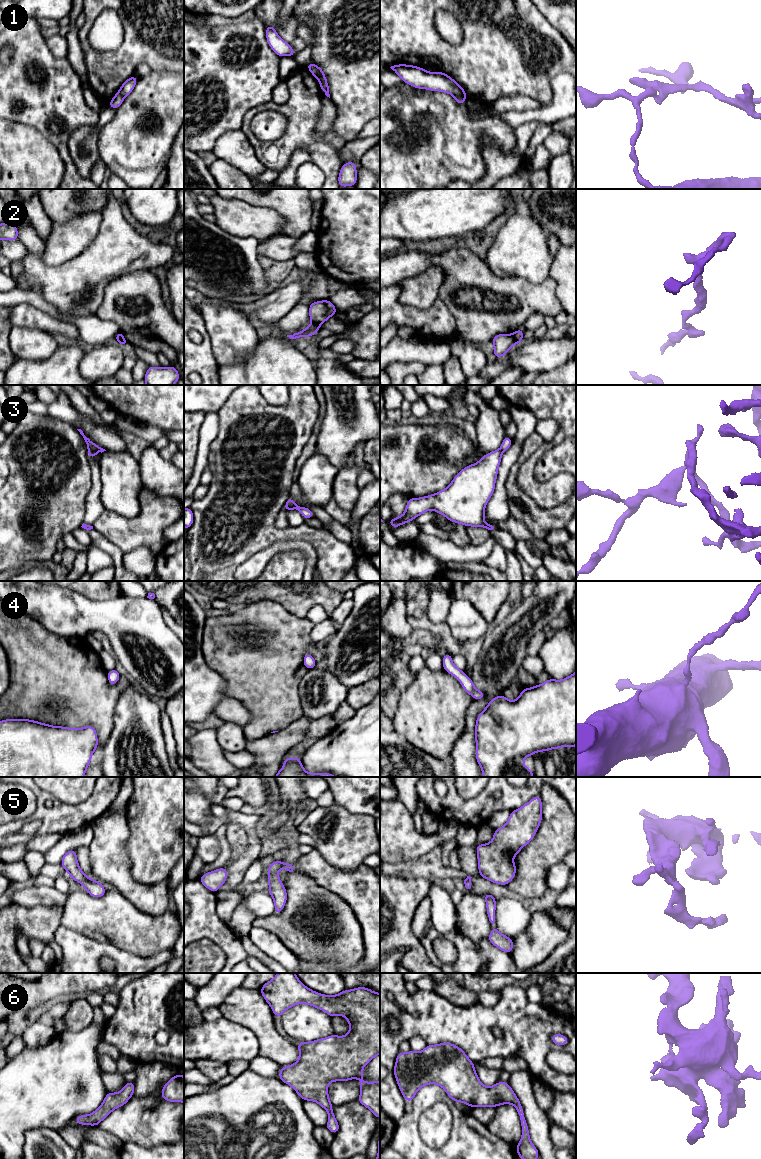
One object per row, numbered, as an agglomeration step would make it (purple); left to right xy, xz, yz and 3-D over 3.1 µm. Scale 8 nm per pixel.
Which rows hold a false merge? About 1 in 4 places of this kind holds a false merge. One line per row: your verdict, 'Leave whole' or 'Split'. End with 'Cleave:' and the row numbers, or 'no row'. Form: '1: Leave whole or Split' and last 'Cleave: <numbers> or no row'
1: Split
2: Split
3: Split
4: Leave whole
5: Leave whole
6: Leave whole
Cleave: 1, 2, 3

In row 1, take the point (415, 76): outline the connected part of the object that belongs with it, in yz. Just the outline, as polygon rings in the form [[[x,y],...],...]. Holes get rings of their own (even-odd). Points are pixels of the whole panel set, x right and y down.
[[[398,64],[390,67],[402,80],[418,89],[440,91],[453,96],[462,95],[467,98],[465,90],[452,77],[441,71],[429,72],[413,65]]]

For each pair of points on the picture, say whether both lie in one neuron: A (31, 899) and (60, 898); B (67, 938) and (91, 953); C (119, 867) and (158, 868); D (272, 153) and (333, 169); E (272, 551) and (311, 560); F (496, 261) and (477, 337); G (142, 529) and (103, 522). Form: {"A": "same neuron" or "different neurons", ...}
{"A": "same neuron", "B": "same neuron", "C": "different neurons", "D": "same neuron", "E": "same neuron", "F": "different neurons", "G": "same neuron"}

